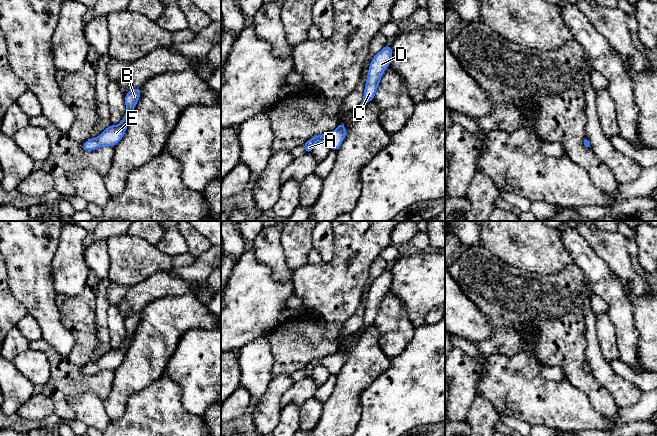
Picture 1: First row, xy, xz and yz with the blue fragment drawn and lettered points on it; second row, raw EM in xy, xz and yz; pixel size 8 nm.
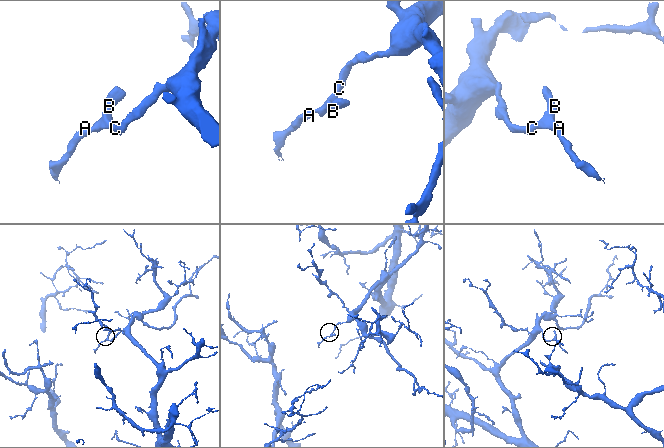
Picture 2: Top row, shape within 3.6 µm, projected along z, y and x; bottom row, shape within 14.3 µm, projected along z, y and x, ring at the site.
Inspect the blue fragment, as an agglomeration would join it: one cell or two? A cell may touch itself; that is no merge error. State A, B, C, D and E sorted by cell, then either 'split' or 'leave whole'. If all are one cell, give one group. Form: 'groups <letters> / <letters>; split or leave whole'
groups A B C D E; leave whole

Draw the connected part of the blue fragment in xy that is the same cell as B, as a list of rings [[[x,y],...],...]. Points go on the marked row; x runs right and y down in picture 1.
[[[141,87],[130,90],[125,95],[126,114],[119,125],[110,125],[97,138],[87,140],[82,148],[86,151],[93,151],[100,146],[114,147],[124,136],[126,128],[131,120],[133,110],[139,100]]]

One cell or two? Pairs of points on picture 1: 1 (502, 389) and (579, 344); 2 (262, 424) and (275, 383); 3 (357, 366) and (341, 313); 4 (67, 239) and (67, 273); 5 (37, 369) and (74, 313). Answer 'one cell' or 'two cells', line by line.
1: two cells
2: one cell
3: two cells
4: one cell
5: two cells

